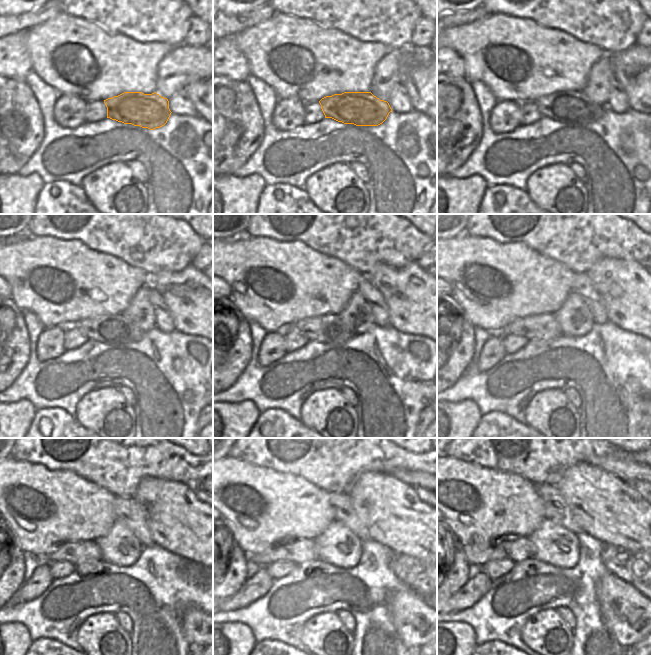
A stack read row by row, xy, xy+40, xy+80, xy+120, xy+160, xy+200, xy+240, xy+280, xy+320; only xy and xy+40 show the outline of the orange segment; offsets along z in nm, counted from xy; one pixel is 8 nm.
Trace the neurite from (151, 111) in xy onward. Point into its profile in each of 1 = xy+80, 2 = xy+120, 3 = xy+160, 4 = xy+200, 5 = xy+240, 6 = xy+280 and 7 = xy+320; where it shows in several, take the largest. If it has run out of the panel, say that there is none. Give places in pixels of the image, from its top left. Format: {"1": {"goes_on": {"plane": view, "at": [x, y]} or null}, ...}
{"1": {"goes_on": {"plane": "xy+80", "at": [573, 107]}}, "2": {"goes_on": {"plane": "xy+120", "at": [111, 328]}}, "3": {"goes_on": {"plane": "xy+160", "at": [329, 328]}}, "4": {"goes_on": {"plane": "xy+200", "at": [542, 326]}}, "5": {"goes_on": {"plane": "xy+240", "at": [84, 551]}}, "6": {"goes_on": {"plane": "xy+280", "at": [300, 550]}}, "7": {"goes_on": {"plane": "xy+320", "at": [517, 548]}}}

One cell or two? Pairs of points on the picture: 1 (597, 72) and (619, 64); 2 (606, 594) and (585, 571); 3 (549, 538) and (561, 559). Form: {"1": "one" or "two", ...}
{"1": "two", "2": "two", "3": "one"}

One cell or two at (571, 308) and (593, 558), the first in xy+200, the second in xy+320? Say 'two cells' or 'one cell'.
two cells

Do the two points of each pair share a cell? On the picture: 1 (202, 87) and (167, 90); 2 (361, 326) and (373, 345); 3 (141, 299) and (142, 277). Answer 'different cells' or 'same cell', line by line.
1: different cells
2: different cells
3: different cells

